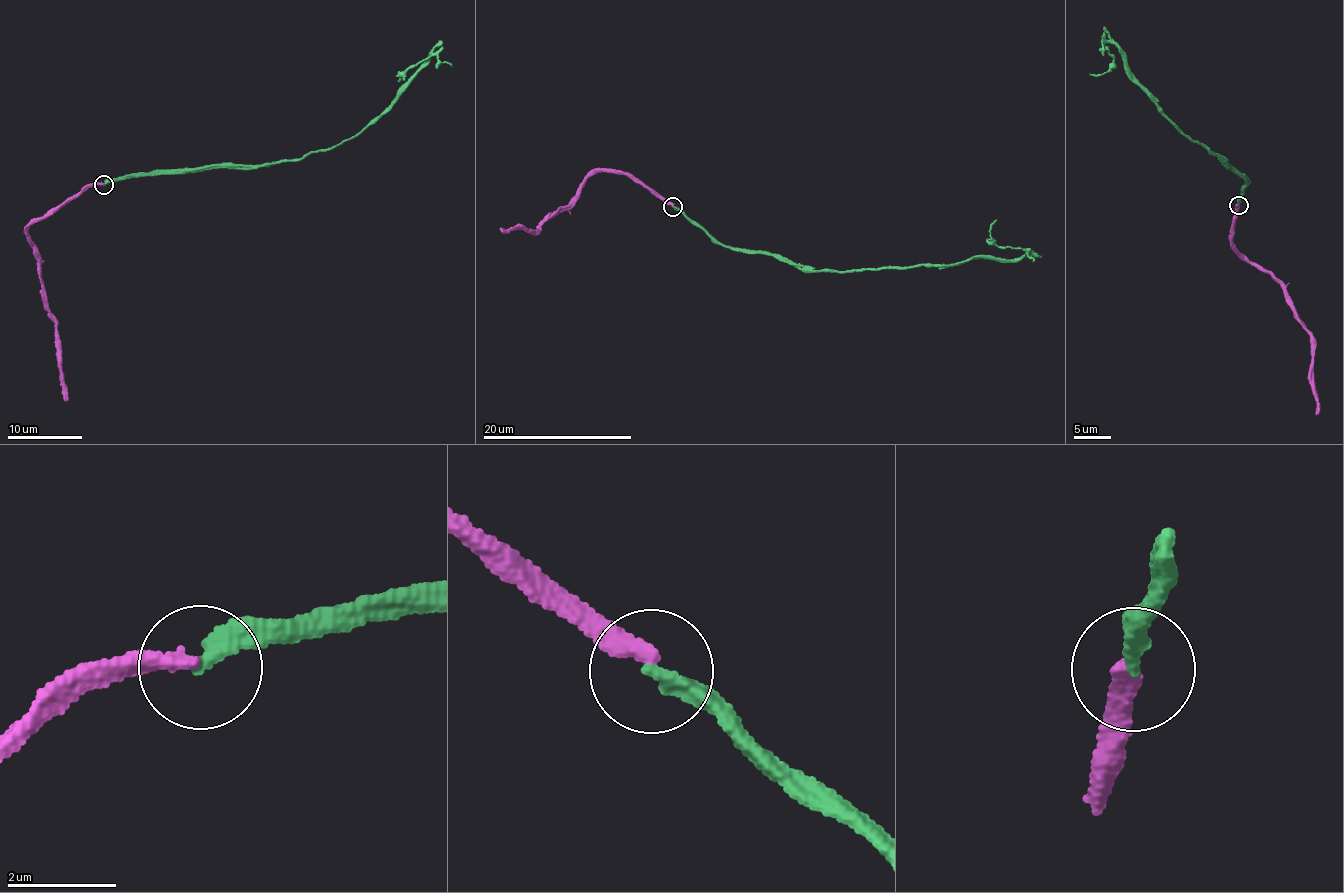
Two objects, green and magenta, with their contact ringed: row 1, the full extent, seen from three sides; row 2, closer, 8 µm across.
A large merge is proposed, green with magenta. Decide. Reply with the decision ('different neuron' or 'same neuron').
different neuron

